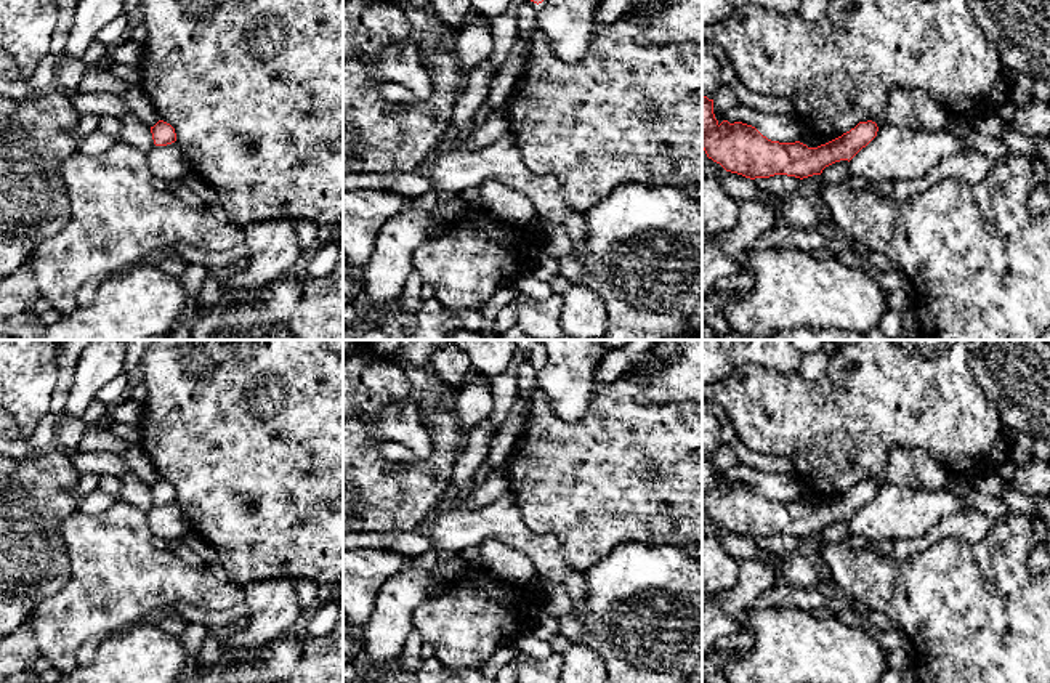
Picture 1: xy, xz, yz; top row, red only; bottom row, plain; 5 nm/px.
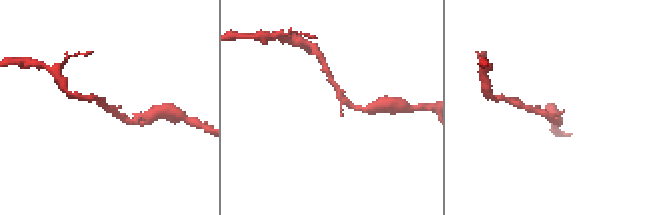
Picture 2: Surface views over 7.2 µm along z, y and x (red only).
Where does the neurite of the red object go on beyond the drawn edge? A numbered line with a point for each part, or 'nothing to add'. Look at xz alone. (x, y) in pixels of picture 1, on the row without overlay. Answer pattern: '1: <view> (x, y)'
nothing to add

